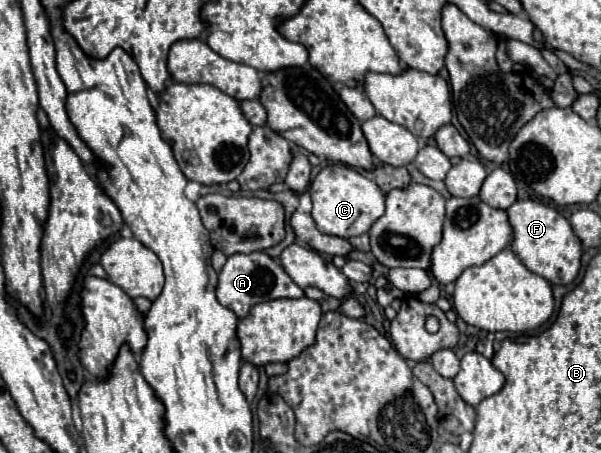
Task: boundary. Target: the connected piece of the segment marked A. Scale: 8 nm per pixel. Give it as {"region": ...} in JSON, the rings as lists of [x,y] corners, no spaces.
{"region":[[[254,251],[254,253],[236,253],[236,255],[230,255],[228,261],[224,263],[220,275],[218,275],[218,289],[216,289],[216,295],[218,295],[218,301],[232,309],[238,319],[244,319],[250,311],[252,305],[256,303],[264,303],[264,301],[272,301],[272,299],[298,299],[298,297],[304,297],[304,291],[286,275],[286,271],[282,269],[282,265],[268,257],[266,253],[262,251]]]}

